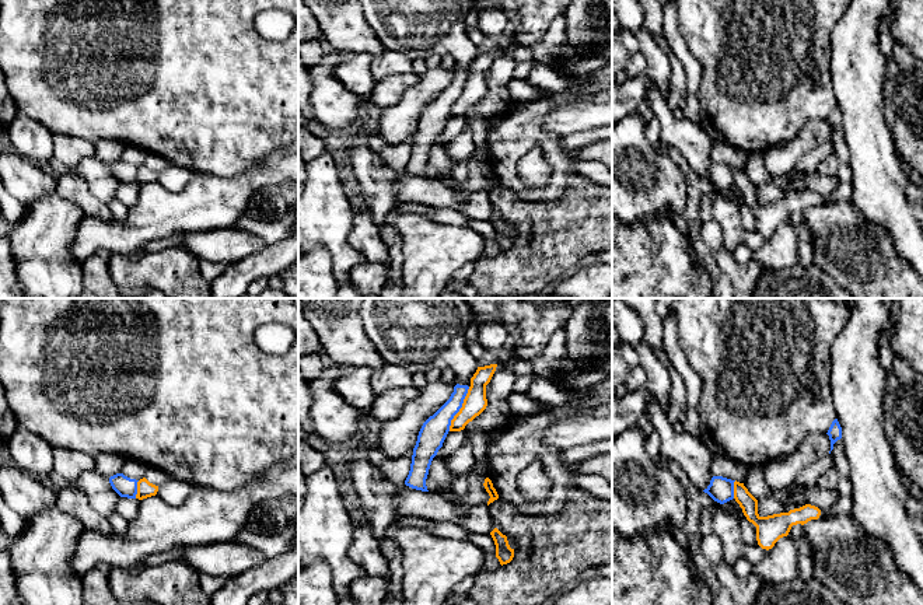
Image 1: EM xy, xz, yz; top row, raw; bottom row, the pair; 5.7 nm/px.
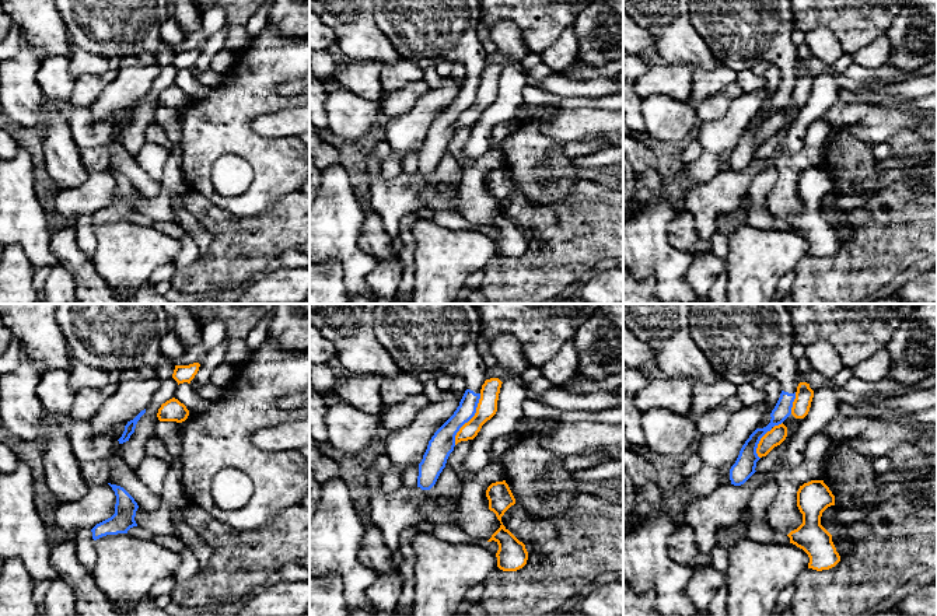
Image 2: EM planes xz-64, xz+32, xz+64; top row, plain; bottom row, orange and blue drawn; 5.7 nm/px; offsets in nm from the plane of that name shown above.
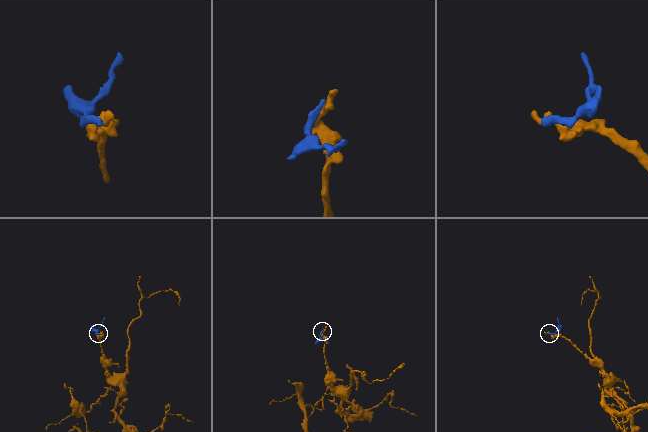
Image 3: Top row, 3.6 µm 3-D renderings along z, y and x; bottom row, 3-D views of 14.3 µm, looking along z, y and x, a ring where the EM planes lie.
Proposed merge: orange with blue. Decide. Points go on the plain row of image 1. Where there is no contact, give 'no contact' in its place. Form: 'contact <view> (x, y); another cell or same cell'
contact xz (460, 95); another cell

